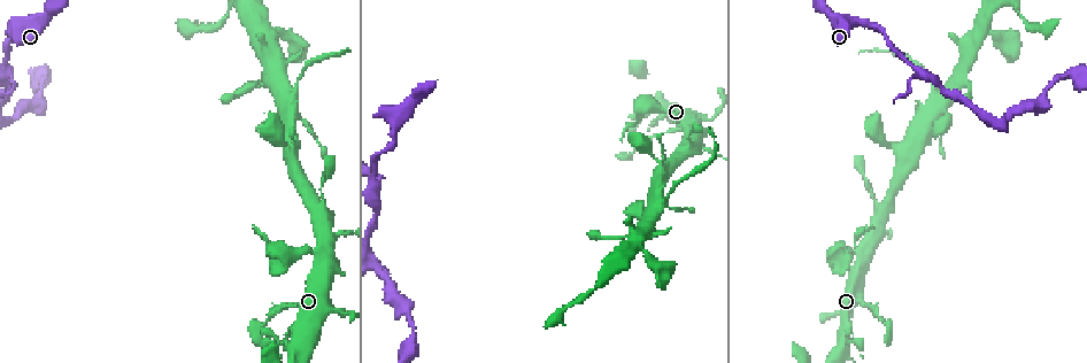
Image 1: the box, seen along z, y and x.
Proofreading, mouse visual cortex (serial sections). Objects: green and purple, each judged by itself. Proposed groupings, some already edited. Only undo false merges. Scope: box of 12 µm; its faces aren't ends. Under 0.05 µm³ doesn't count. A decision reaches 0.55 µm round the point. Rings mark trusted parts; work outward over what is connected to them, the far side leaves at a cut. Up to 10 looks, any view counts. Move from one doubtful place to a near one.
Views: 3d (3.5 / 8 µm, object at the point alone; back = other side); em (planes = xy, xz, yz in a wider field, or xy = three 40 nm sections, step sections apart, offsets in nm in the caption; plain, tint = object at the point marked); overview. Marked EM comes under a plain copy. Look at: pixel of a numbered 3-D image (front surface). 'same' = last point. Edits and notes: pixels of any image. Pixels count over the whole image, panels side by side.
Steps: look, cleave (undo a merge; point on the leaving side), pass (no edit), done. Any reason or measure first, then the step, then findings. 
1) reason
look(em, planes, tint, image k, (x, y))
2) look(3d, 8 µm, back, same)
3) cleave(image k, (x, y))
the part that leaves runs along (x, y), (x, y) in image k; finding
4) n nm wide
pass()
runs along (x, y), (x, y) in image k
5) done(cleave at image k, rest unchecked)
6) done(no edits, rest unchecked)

sharp bend
look(3d, 3.5 µm, image 1, (12, 76))

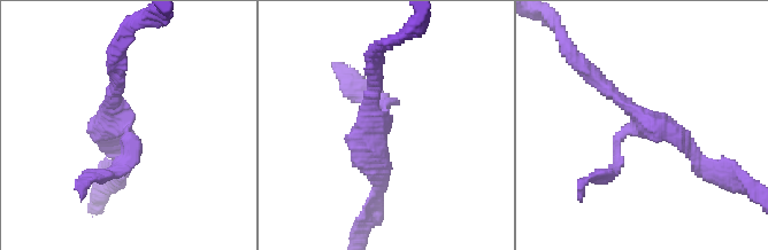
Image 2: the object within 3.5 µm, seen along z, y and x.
3 arms; arms of 150, 200, 300 nm; shape alone is not enough
look(em, xy, step 5, tint, image 2, (126, 123))

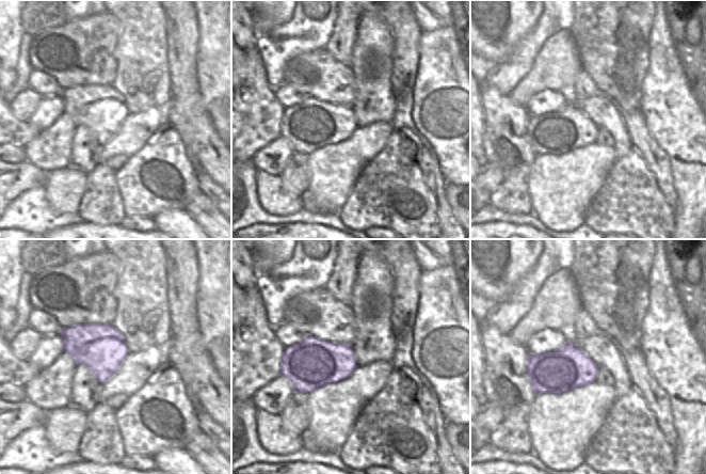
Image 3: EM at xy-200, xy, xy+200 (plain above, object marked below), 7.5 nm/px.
pass()
all the same cell

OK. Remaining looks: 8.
two arms in line, one across
look(3d, 3.5 µm, image 1, (336, 234))

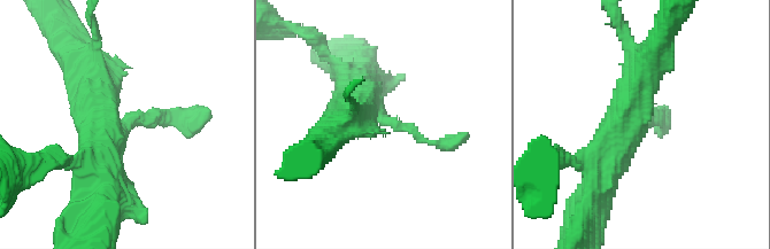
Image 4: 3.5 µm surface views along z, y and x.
3 arms; arms of 100, 600, 600 nm
look(em, planes, tint, image 4, (131, 123))

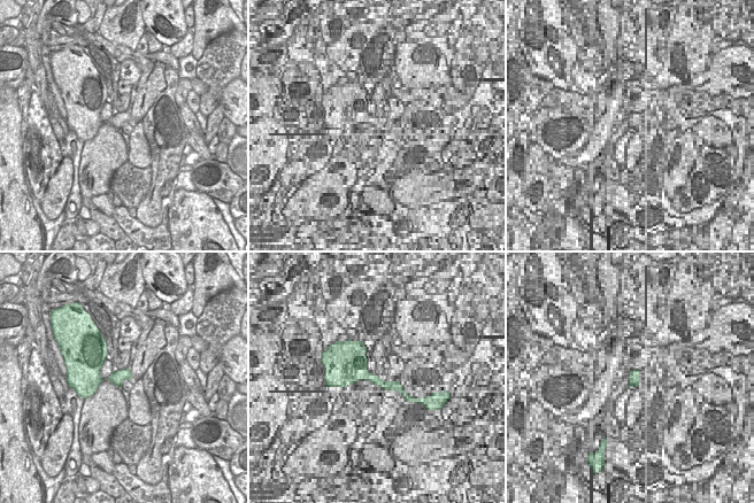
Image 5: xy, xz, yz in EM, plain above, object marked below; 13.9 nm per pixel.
look(em, xy, step 3, tint, same)

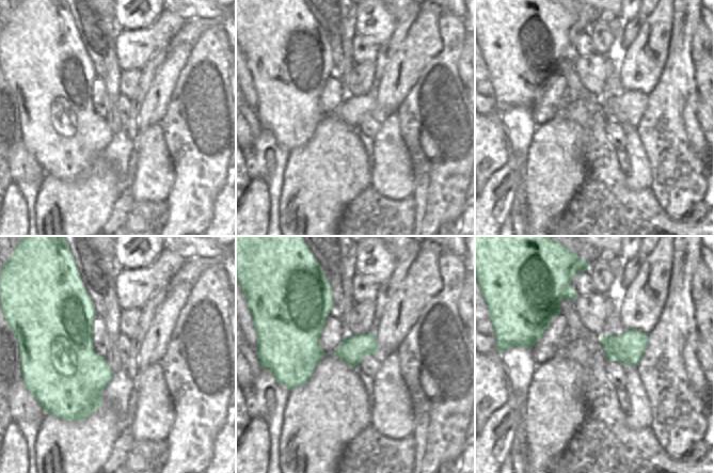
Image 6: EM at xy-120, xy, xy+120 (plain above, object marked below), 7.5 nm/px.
pass()
continuous, no second cell

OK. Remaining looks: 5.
four or more arms meet
look(3d, 3.5 µm, image 1, (842, 342))

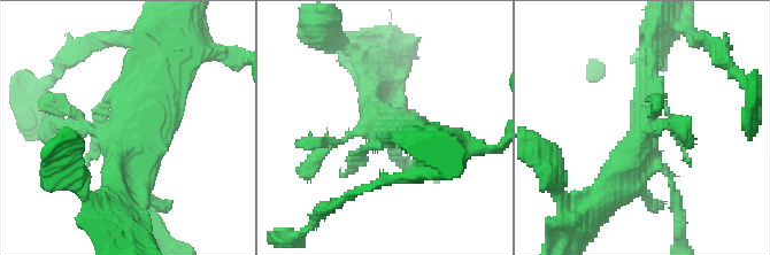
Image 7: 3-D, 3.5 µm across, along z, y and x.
now the EM
look(em, xy, step 1, tint, image 7, (643, 129))

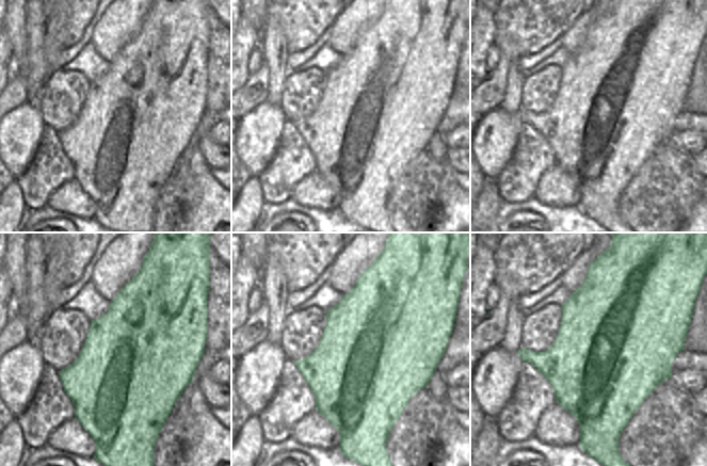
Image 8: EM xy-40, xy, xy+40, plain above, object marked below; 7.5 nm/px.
pass()
runs along (163, 64), (110, 177) in image 7; continuous, no second cell

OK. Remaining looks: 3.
thin neck
look(3d, 8 µm, image 1, (665, 202))

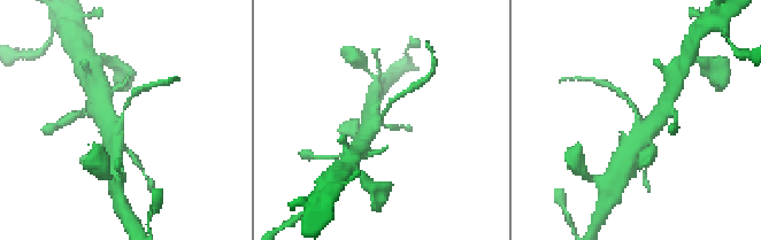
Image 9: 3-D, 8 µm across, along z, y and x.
zoom in
look(3d, 3.5 µm, image 9, (124, 109))

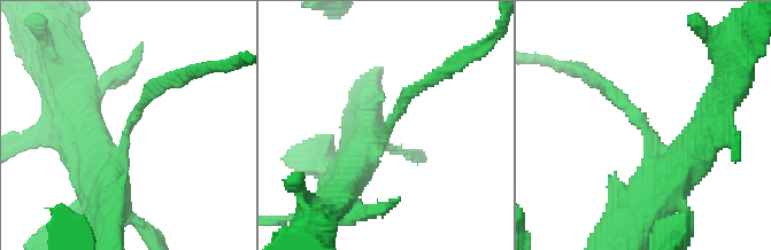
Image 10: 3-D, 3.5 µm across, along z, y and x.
look(em, xy, step 1, tint, image 10, (126, 132))

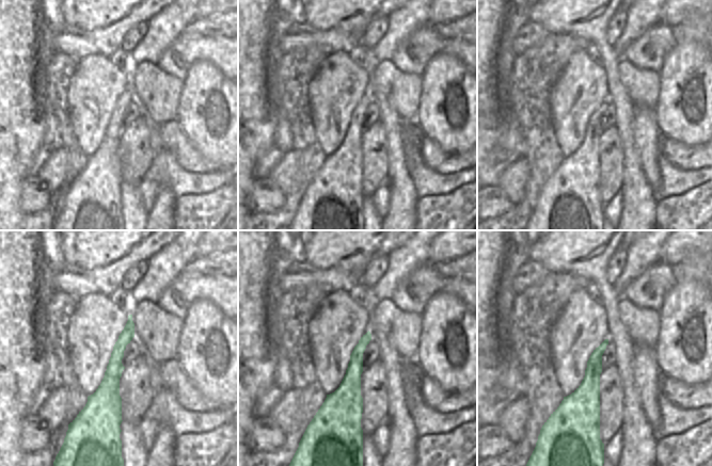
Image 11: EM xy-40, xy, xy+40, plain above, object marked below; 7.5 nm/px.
arms of 150, 500 nm
cleave(image 10, (616, 99))
border along (117, 339), (125, 346) in image 11; a second cell is stuck on

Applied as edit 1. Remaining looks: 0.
done(cleave at image 10, rest unchecked)

